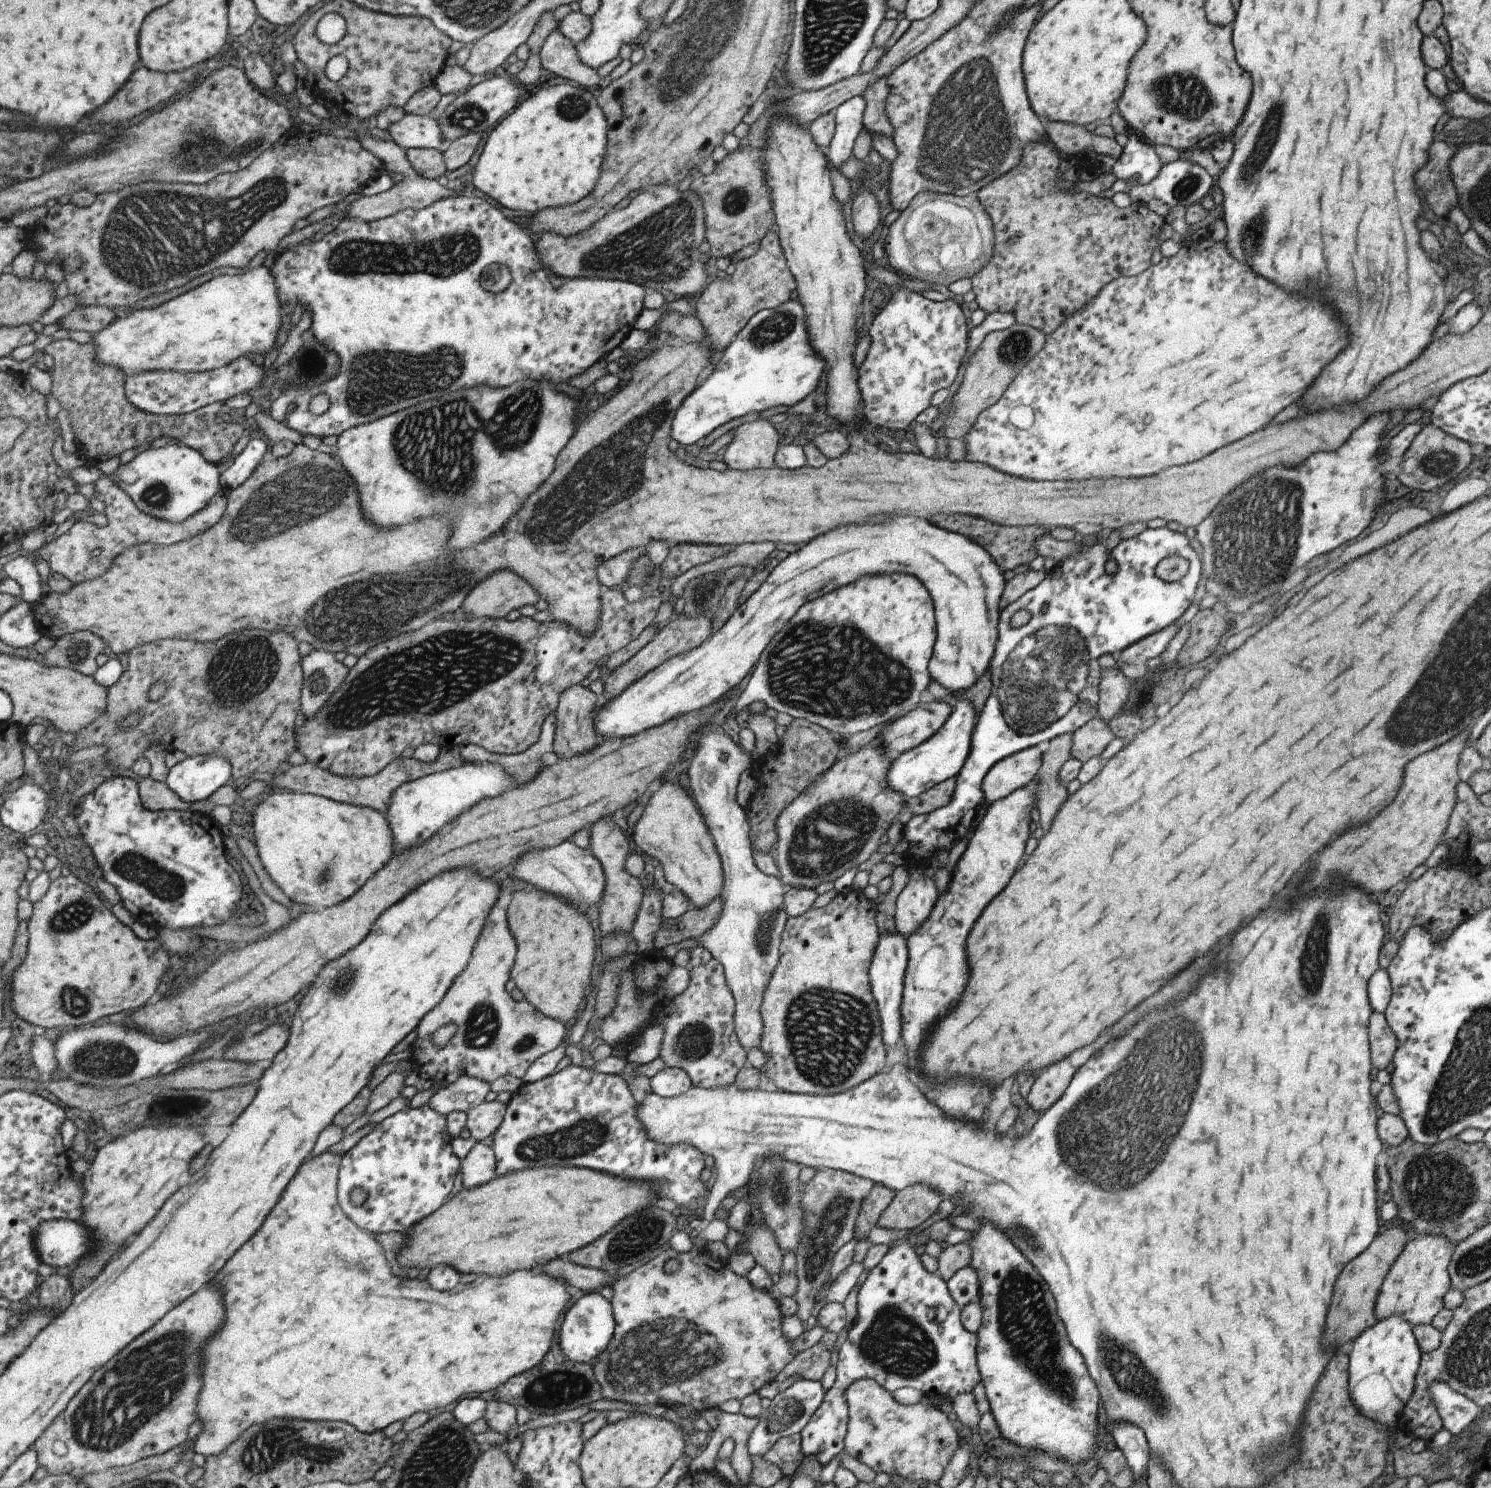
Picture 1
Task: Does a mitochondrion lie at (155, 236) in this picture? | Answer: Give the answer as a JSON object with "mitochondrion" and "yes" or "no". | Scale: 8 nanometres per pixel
{"mitochondrion":"yes"}

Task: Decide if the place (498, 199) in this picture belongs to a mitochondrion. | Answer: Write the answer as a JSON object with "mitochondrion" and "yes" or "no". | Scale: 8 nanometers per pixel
{"mitochondrion":"no"}

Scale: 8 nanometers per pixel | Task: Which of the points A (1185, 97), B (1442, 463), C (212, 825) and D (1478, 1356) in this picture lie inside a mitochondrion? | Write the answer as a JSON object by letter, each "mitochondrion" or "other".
{"A":"mitochondrion","B":"mitochondrion","C":"other","D":"mitochondrion"}

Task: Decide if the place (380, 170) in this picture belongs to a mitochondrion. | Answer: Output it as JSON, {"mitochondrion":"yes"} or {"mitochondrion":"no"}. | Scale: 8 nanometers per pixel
{"mitochondrion":"no"}

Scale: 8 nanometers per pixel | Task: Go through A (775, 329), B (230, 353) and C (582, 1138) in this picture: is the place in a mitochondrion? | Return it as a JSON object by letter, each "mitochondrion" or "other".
{"A":"mitochondrion","B":"other","C":"mitochondrion"}

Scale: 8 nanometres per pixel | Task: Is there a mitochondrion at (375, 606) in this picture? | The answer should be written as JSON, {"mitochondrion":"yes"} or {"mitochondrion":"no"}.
{"mitochondrion":"yes"}

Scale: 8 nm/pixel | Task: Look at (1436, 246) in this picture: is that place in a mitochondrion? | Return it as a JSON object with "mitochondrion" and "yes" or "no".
{"mitochondrion":"no"}

